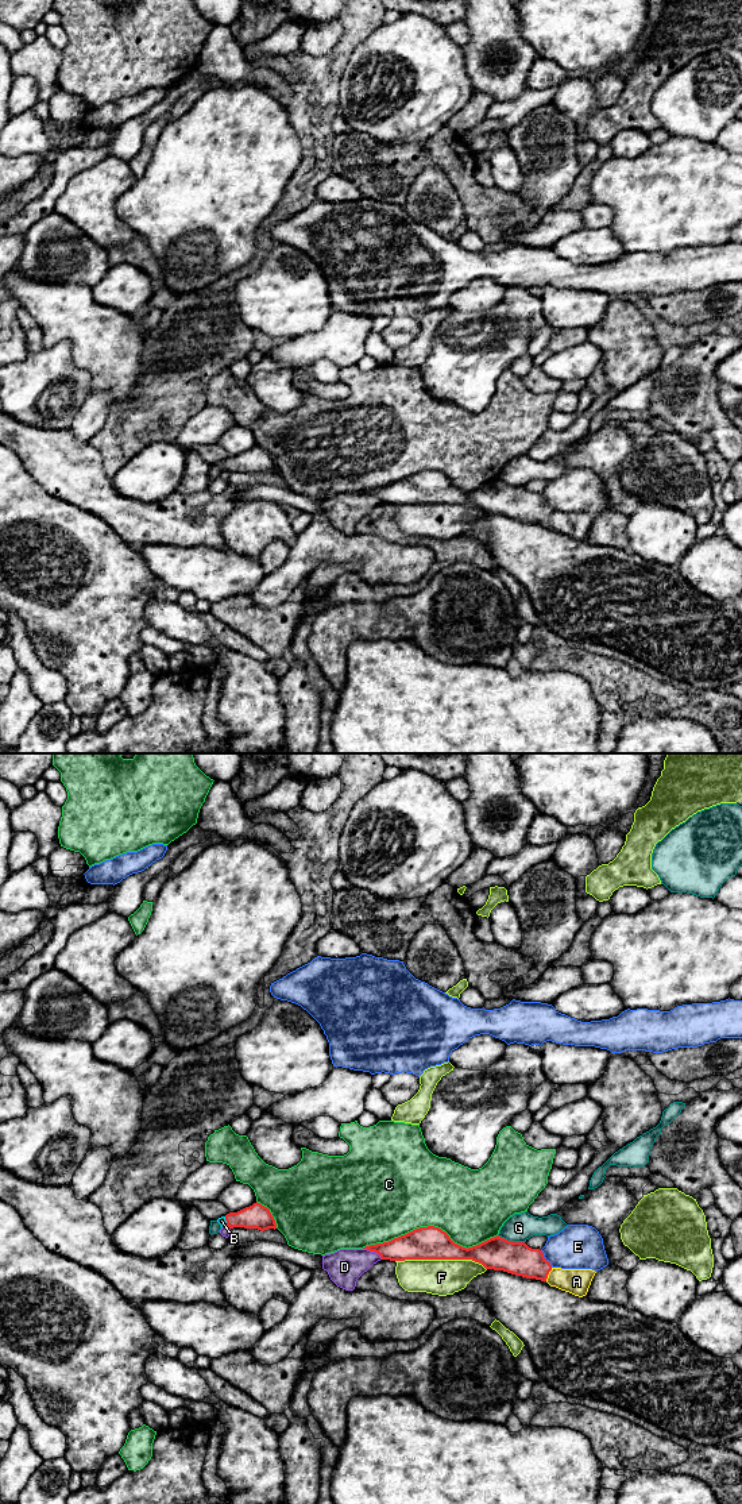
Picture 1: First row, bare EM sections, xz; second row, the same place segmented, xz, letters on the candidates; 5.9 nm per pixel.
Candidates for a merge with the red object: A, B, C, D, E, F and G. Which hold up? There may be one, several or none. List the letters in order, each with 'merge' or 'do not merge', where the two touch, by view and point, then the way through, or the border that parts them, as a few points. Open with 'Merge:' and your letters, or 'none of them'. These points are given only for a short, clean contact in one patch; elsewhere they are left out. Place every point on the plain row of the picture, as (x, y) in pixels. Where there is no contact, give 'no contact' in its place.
Merge: B
A: do not merge; contact xz (548, 517)
B: merge; contact xz (225, 463); way xz (258, 461), (225, 463), (221, 465)
C: do not merge; contact xz (429, 470)
D: do not merge; contact xz (373, 494)
E: do not merge; contact xz (544, 502)
F: do not merge; contact xz (441, 502)
G: do not merge; contact xz (511, 485)

